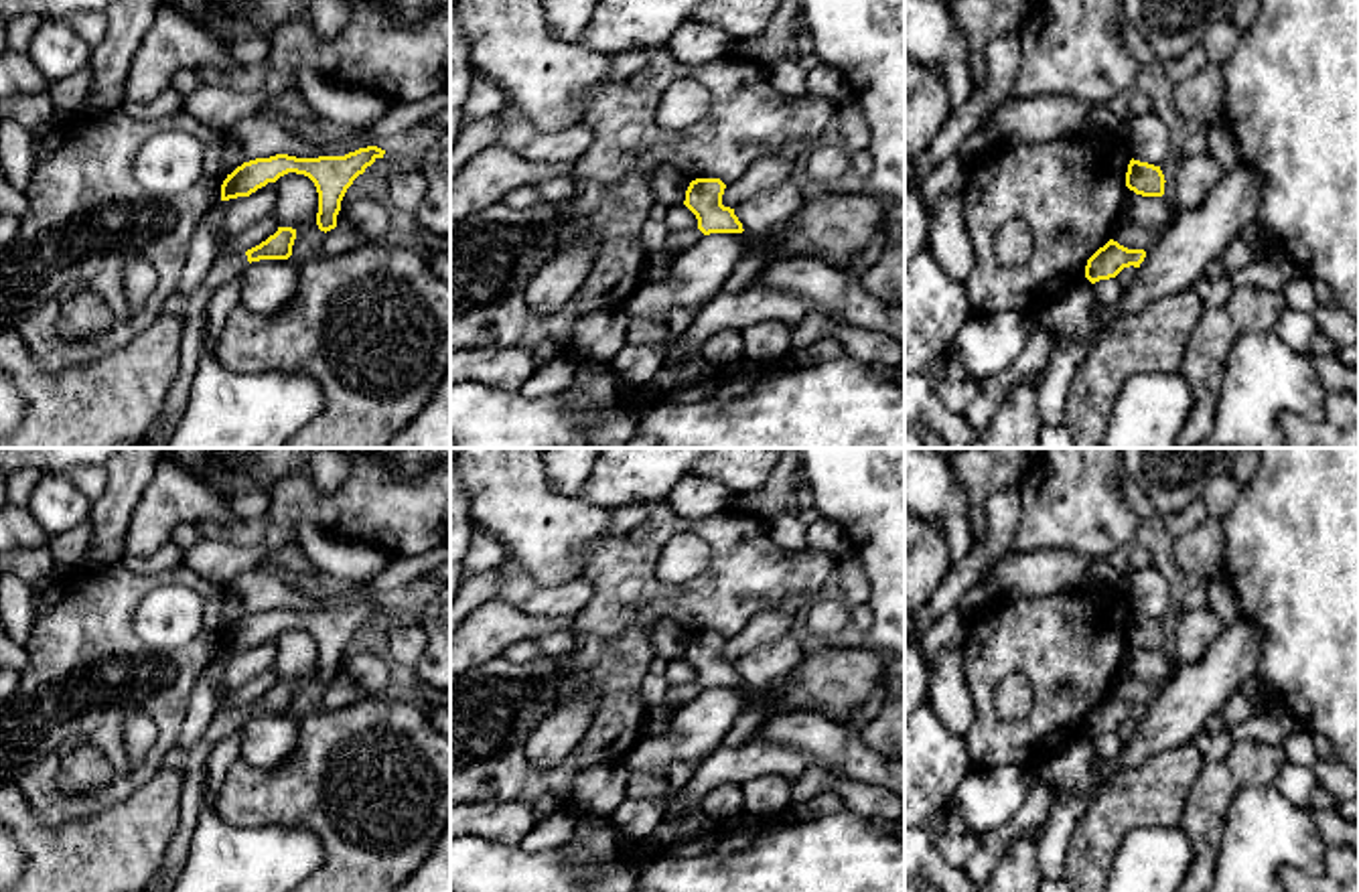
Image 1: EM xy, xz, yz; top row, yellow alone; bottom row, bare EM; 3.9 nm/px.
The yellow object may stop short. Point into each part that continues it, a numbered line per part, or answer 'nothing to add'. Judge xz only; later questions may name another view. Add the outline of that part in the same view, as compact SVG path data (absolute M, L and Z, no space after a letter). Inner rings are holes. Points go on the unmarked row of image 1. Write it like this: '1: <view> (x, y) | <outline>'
1: xz (678, 696) | M698 681L694 683L684 683L684 685L669 685L667 695L665 695L665 705L675 705L682 708L688 701L696 699L702 693L702 685Z

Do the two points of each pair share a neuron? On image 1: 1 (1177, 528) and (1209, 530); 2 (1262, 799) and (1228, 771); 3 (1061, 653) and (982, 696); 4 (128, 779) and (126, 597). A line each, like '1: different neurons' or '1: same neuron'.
1: different neurons
2: different neurons
3: same neuron
4: same neuron

